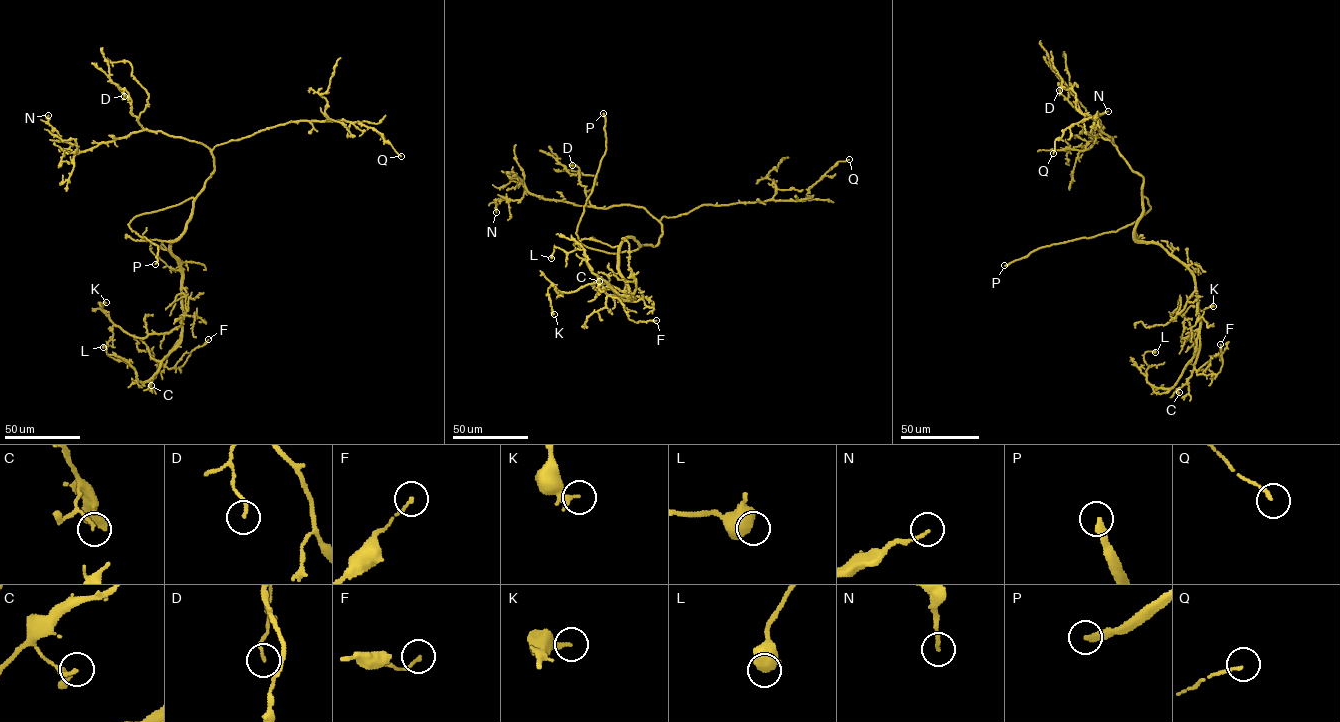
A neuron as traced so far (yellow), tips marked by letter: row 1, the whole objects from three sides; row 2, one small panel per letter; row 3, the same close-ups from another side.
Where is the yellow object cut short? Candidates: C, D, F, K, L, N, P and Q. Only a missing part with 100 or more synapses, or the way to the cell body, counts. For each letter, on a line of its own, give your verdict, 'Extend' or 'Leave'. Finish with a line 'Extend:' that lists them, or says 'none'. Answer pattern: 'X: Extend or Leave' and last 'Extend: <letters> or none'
C: Leave
D: Leave
F: Leave
K: Leave
L: Leave
N: Leave
P: Extend
Q: Leave
Extend: P

